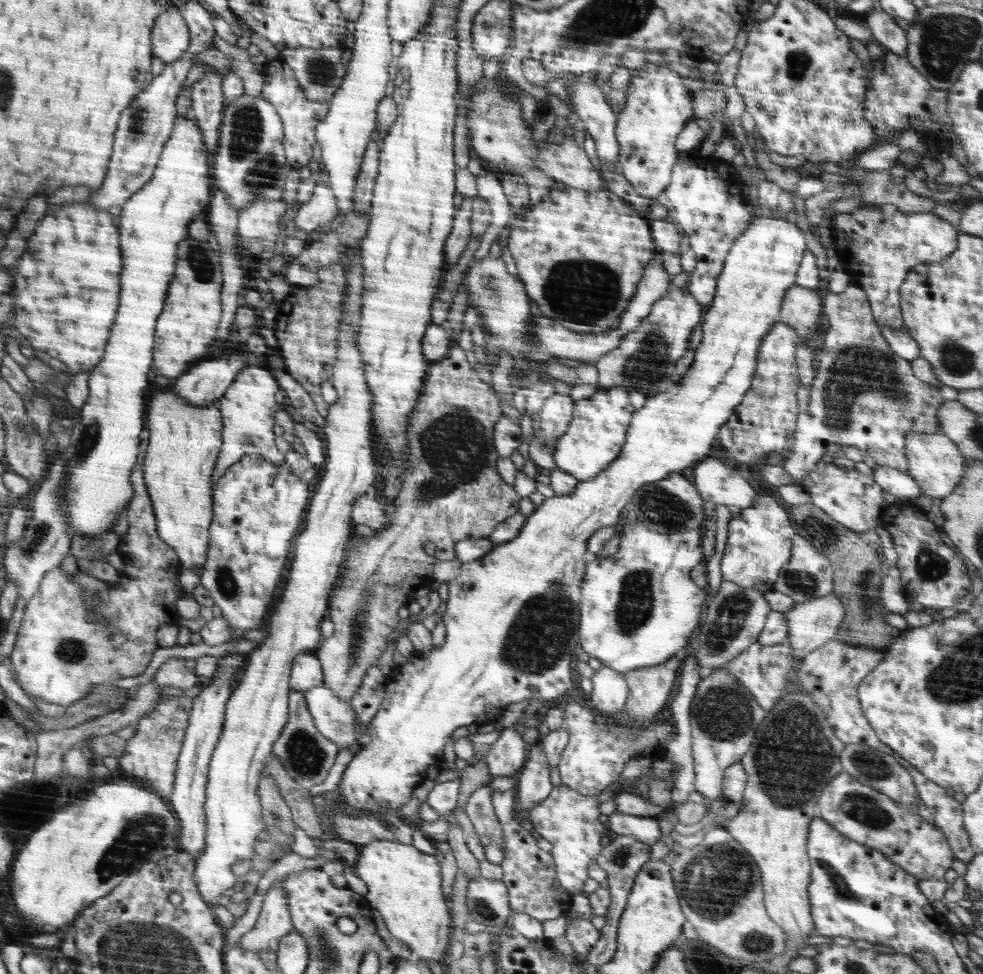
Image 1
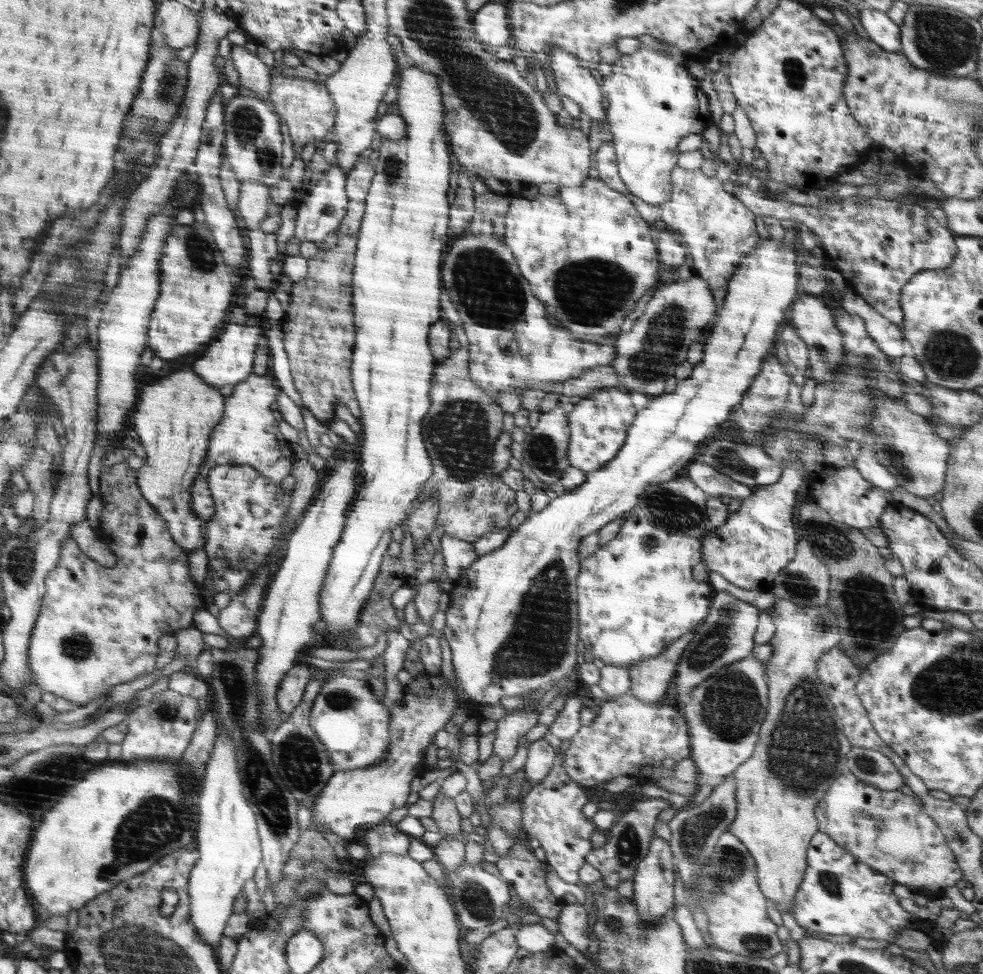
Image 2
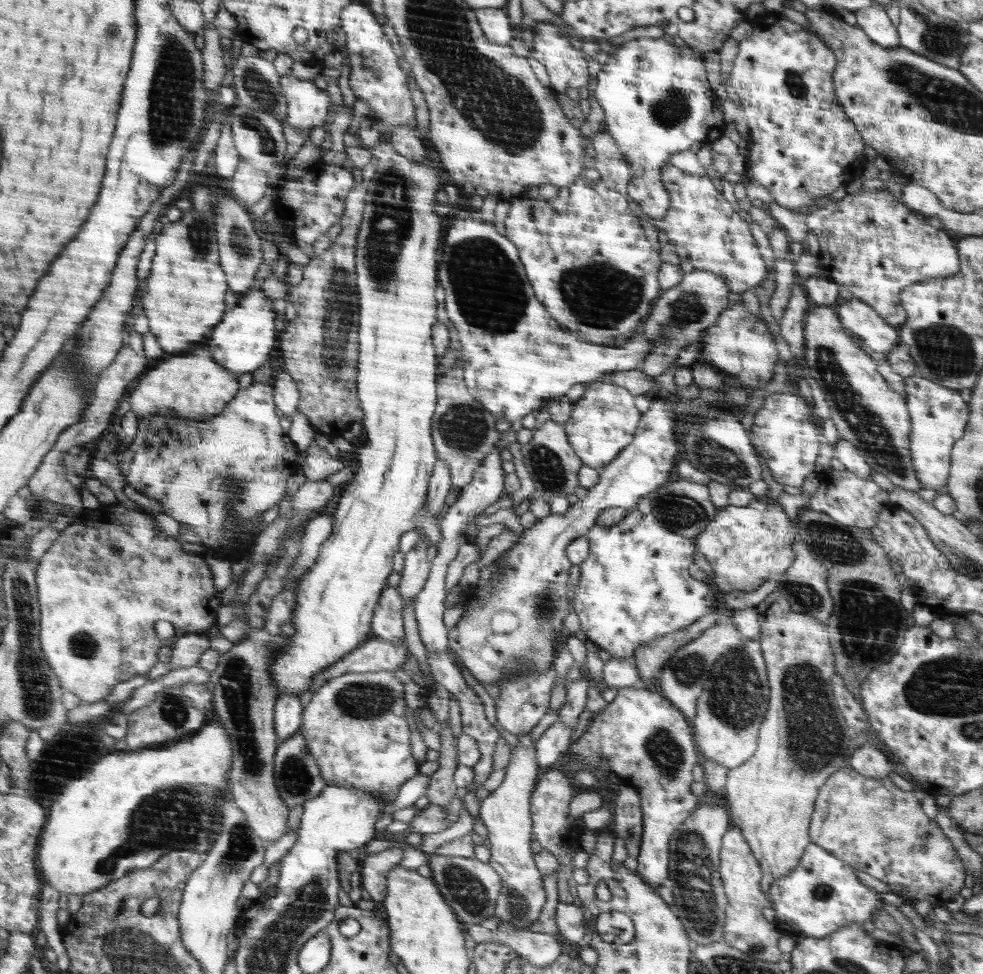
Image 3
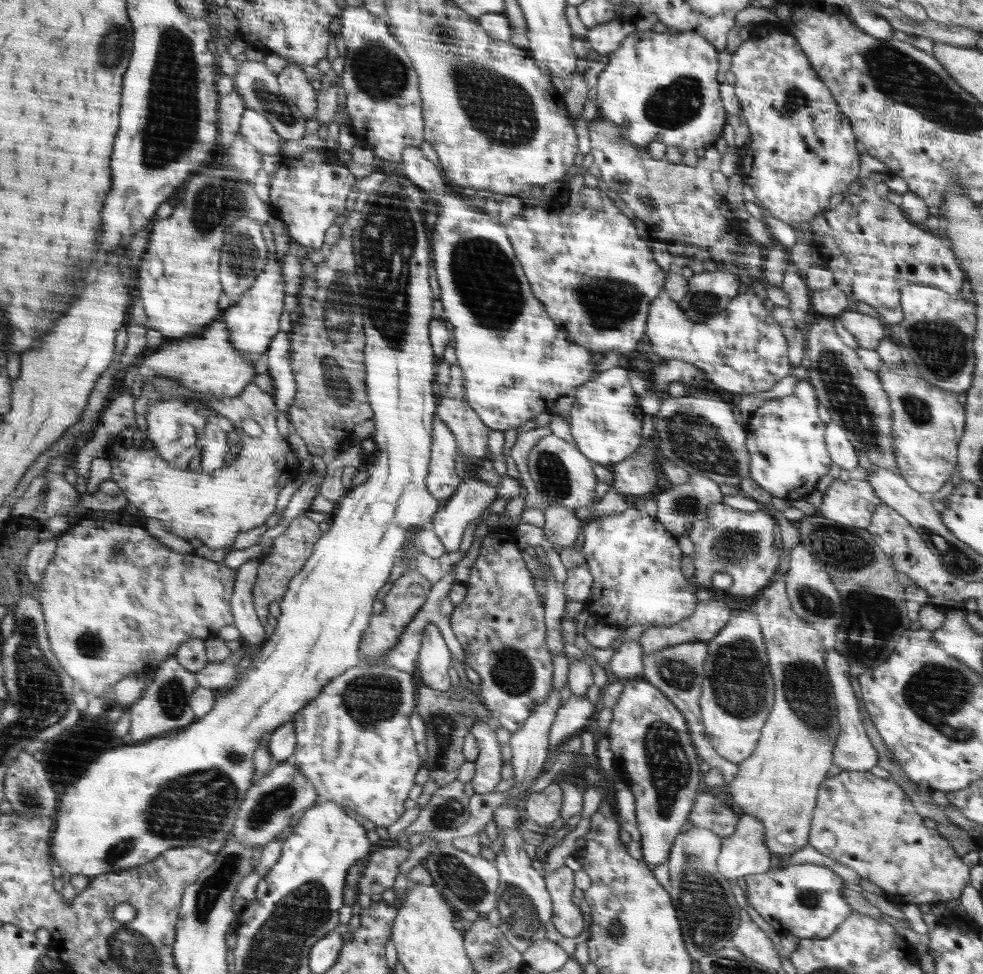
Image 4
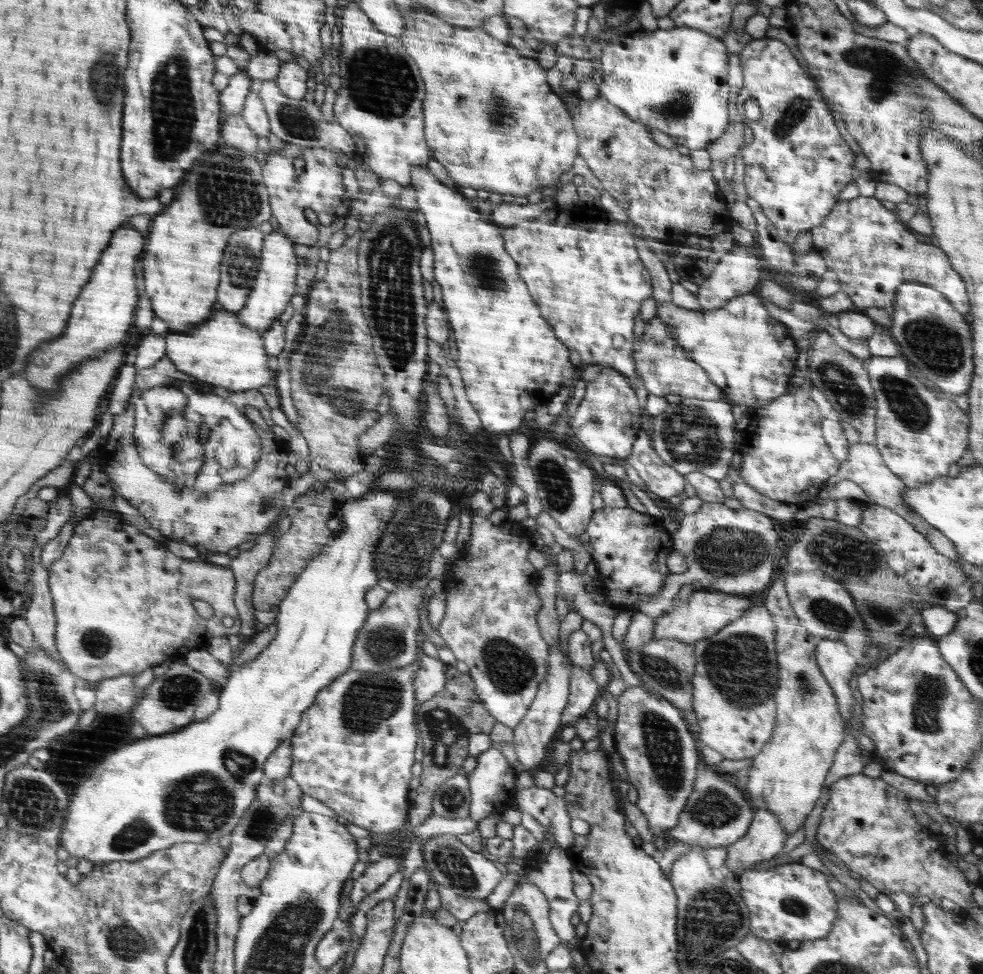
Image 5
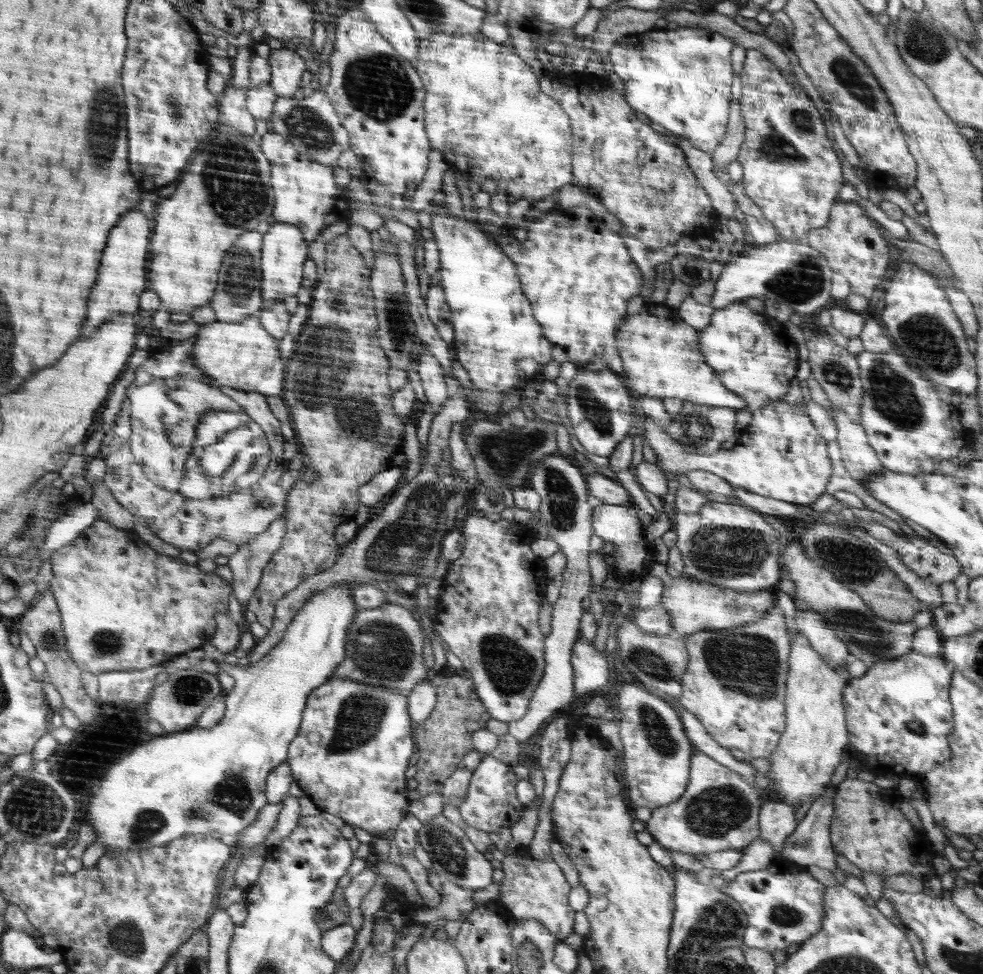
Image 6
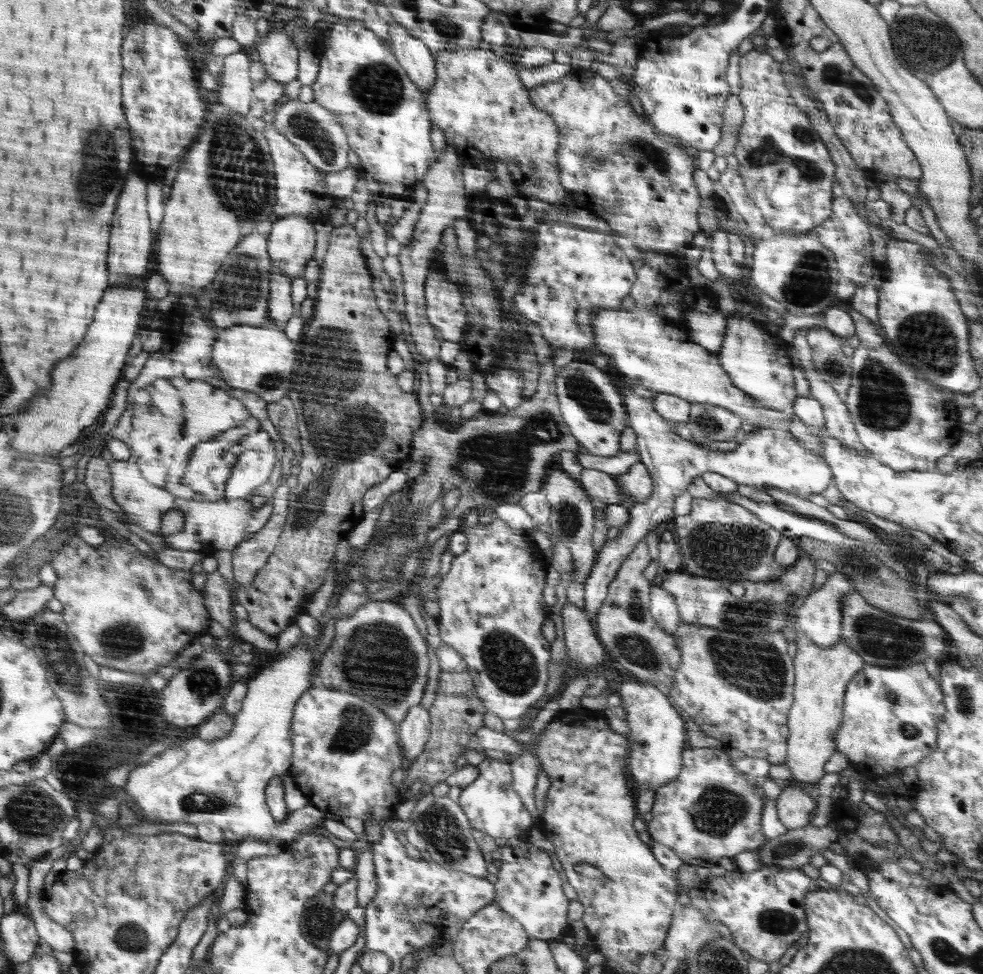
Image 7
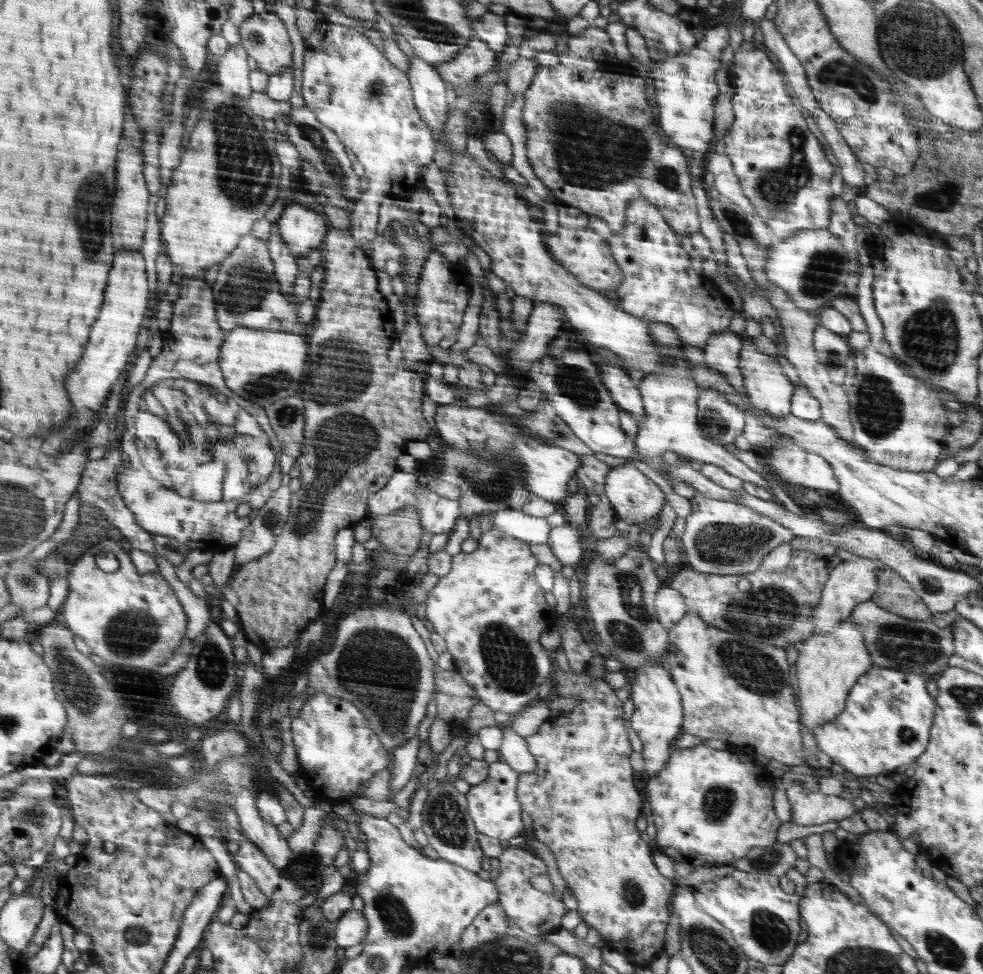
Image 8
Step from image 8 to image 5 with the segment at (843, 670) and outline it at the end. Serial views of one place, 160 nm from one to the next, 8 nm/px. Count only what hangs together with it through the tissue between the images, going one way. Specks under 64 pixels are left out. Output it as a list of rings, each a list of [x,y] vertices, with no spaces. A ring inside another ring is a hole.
[[[784,566],[782,570],[782,573],[776,573],[771,585],[766,589],[764,600],[764,607],[769,610],[772,622],[776,626],[775,643],[779,668],[777,674],[779,687],[778,692],[776,692],[777,715],[771,737],[768,742],[764,743],[760,754],[752,758],[753,763],[748,768],[749,781],[743,790],[754,809],[769,810],[772,814],[776,814],[782,832],[792,836],[800,827],[804,826],[816,800],[820,798],[834,755],[843,743],[845,726],[835,694],[821,673],[821,668],[815,659],[815,648],[822,638],[808,632],[795,616],[785,589]]]

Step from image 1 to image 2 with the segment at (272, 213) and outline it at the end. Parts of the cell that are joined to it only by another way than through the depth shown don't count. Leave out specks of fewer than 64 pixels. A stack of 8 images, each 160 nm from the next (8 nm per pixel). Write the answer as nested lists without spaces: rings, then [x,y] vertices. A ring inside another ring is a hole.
[[[242,181],[242,186],[239,185],[237,214],[246,230],[258,227],[275,211],[268,194],[268,188],[260,181]]]

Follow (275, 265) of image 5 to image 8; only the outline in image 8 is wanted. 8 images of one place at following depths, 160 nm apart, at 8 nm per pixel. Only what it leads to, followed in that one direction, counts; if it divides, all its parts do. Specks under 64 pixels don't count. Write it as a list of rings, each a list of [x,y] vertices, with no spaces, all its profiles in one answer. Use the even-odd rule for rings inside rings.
[[[299,203],[286,206],[277,223],[294,258],[318,248],[326,234],[326,216]]]

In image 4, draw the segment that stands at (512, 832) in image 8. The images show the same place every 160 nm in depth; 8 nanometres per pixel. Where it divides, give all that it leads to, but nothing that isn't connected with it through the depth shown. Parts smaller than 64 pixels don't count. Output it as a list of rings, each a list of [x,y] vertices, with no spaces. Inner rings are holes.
[[[477,720],[472,725],[469,732],[476,739],[479,755],[473,762],[475,764],[475,775],[471,784],[475,794],[488,794],[496,791],[498,782],[502,780],[500,770],[502,770],[502,758],[500,758],[501,747],[495,723]]]

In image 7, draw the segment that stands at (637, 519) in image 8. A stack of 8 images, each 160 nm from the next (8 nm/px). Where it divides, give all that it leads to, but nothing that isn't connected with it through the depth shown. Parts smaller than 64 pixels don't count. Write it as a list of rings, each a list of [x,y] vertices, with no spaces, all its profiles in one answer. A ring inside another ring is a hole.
[[[641,462],[632,466],[628,473],[614,476],[614,478],[622,494],[618,504],[642,503],[647,501],[654,492],[655,482],[651,472]]]

